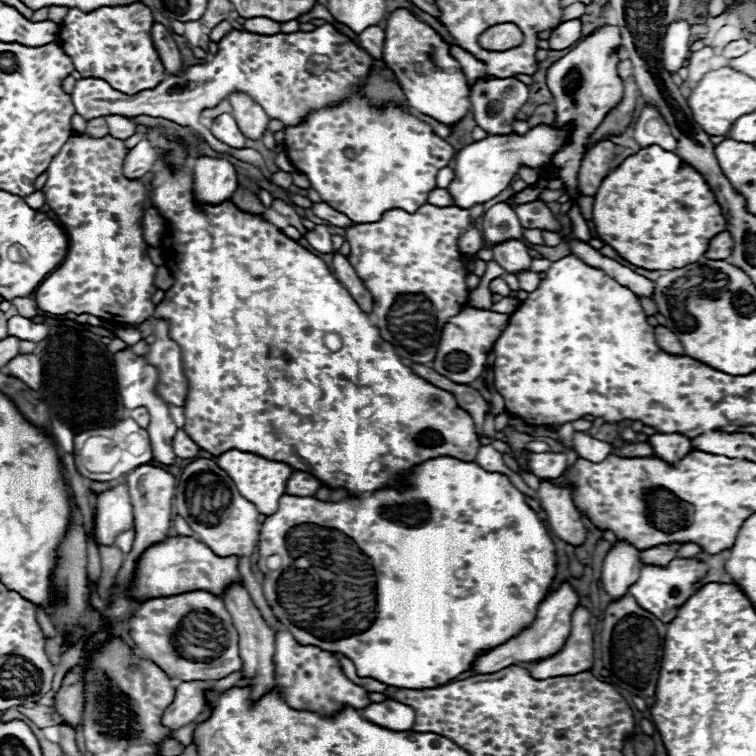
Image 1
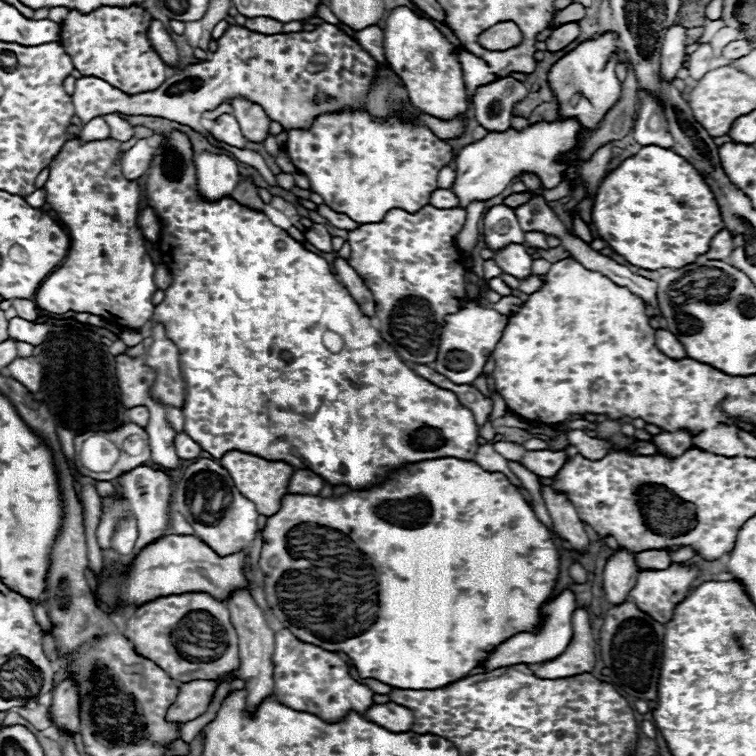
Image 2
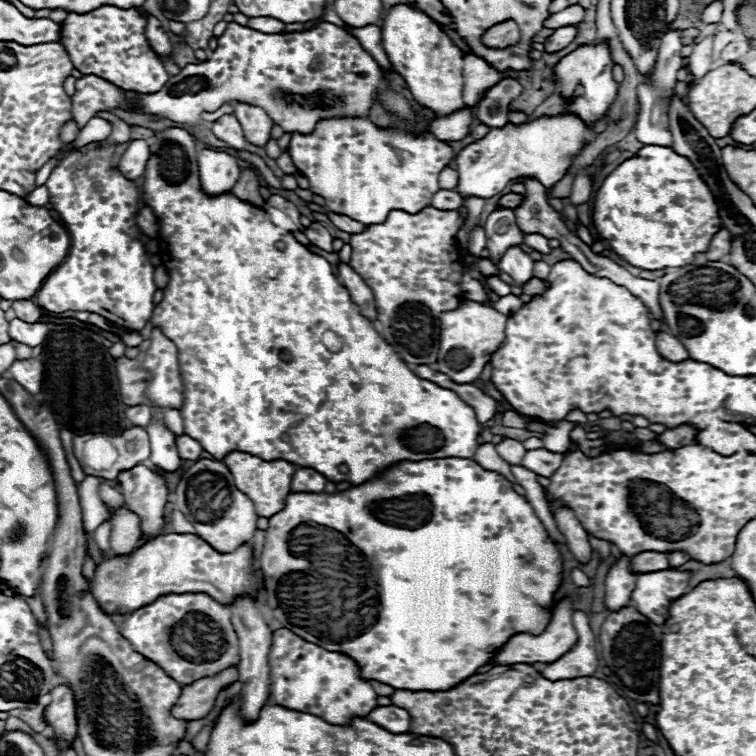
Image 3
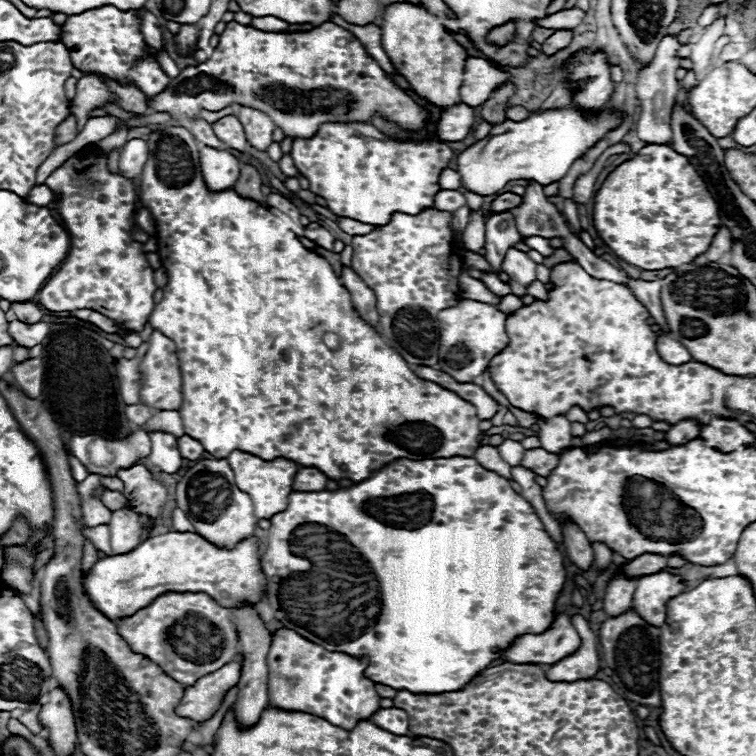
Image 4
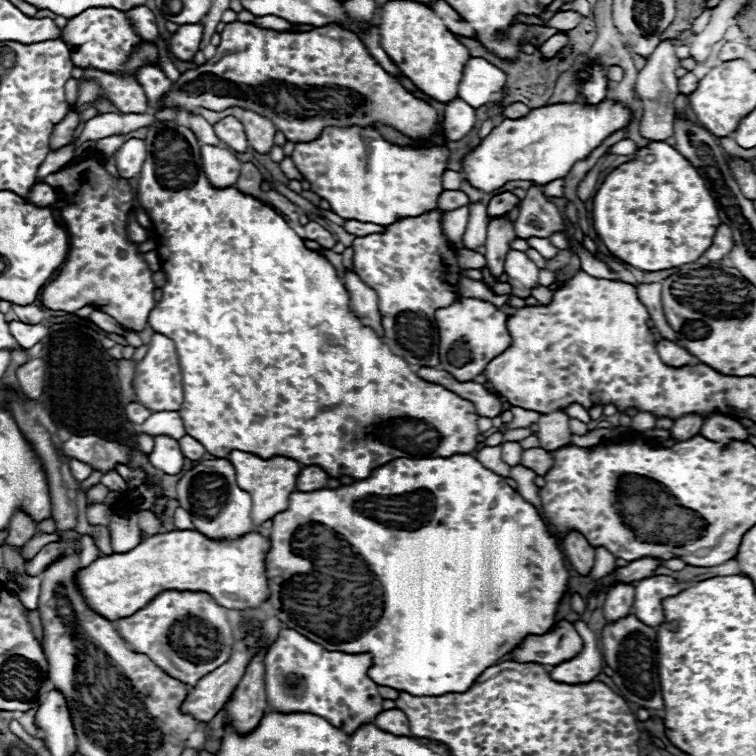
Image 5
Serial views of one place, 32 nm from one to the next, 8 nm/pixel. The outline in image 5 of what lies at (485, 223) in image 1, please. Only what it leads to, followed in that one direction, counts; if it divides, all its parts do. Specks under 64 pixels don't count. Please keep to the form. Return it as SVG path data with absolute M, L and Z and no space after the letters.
M508 214L492 218L488 222L488 232L486 232L486 262L490 268L490 274L494 274L496 278L504 272L504 258L510 250L510 244L516 240L516 230L514 224L510 222Z

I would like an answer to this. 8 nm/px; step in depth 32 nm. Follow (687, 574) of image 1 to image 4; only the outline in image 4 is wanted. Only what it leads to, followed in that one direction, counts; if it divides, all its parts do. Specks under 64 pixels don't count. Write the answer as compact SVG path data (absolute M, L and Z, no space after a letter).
M656 572L648 576L640 576L634 590L632 608L654 626L662 626L666 622L666 602L670 598L680 596L686 590L684 578L680 574Z

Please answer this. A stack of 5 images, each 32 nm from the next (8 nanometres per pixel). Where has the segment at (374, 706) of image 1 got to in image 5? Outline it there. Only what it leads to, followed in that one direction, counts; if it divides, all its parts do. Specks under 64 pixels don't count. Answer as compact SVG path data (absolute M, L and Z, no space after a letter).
M392 708L392 710L382 710L376 718L374 718L374 724L390 734L396 734L396 736L410 736L410 728L408 728L408 716L398 710L398 708Z

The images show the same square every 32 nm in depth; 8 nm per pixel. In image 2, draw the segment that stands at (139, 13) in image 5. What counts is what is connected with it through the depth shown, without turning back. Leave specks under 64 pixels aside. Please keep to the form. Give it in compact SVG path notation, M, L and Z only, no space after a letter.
M152 20L150 30L148 30L148 38L150 38L154 50L158 52L158 56L164 60L164 64L168 68L178 68L178 48L172 42L170 34L166 32L166 28L162 26L162 22Z

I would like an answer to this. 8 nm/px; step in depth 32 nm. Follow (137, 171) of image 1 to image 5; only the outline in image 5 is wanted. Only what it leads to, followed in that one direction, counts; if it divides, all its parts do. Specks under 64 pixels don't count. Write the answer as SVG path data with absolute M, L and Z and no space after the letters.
M132 138L132 140L124 142L116 152L118 174L122 178L134 178L136 174L140 174L144 160L146 160L146 144L144 144L144 140Z

